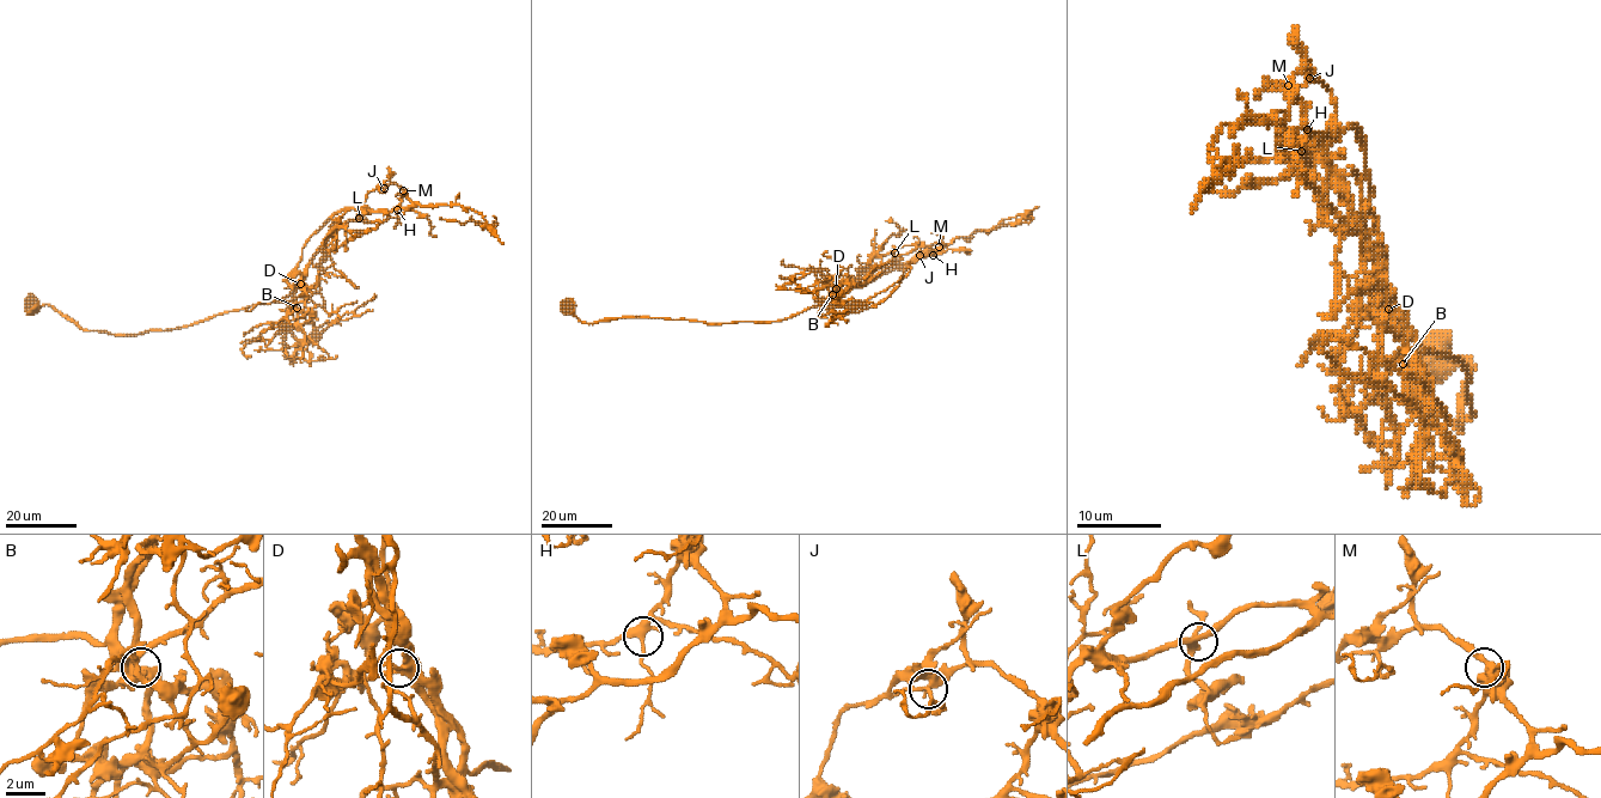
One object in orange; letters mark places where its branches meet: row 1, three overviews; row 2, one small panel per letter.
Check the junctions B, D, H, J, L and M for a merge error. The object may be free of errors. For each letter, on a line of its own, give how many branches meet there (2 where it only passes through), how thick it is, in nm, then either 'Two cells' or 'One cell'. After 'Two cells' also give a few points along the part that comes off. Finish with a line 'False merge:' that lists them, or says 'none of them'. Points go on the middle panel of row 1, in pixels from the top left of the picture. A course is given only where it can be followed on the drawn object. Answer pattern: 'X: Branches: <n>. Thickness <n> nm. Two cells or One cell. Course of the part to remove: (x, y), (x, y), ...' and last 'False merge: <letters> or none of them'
B: Branches: 4. Thickness 280 nm. One cell
D: Branches: 4. Thickness 320 nm. One cell
H: Branches: 4. Thickness 320 nm. One cell
J: Branches: 4. Thickness 240 nm. One cell
L: Branches: 4. Thickness 300 nm. One cell
M: Branches: 4. Thickness 360 nm. One cell
False merge: none of them

